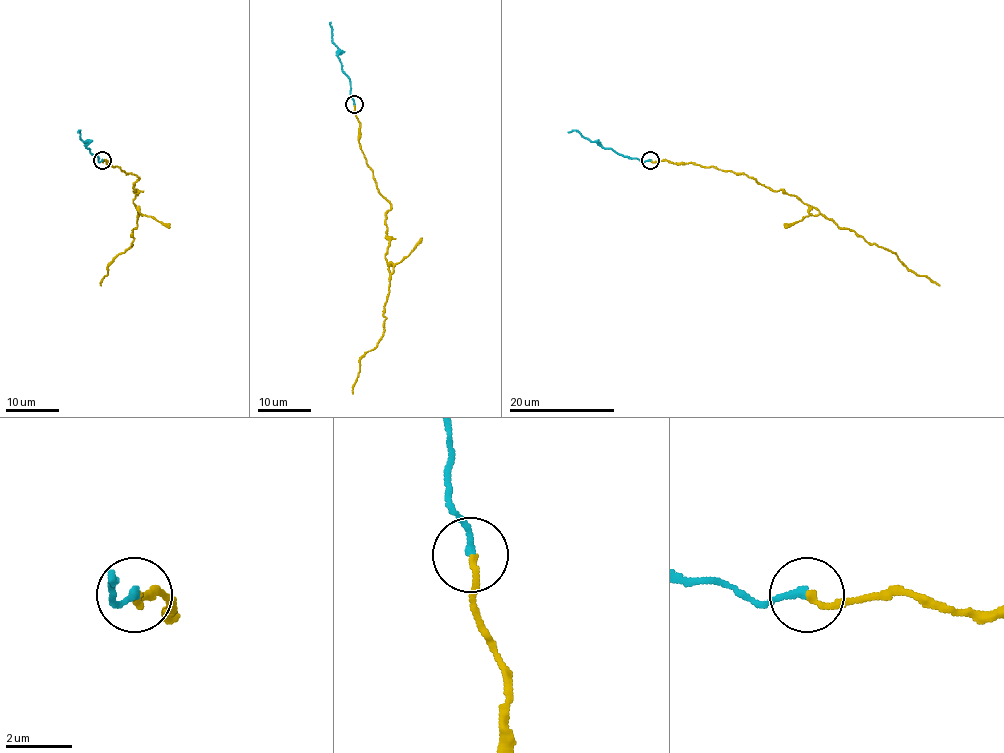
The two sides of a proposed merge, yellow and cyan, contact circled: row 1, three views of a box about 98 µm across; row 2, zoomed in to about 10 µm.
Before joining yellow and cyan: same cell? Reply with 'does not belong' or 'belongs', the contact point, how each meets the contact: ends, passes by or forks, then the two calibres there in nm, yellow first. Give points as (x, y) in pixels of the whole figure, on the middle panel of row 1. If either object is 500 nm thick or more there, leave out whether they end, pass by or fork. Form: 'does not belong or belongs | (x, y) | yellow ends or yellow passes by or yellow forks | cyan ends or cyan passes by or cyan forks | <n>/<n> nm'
belongs | (354, 104) | yellow ends | cyan ends | 190/220 nm

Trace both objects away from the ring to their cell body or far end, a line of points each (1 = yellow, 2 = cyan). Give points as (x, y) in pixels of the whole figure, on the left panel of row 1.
1: (102, 160), (138, 177), (134, 184), (136, 194), (132, 202), (138, 211), (132, 245), (107, 267), (101, 285)
2: (102, 160), (90, 152), (80, 131), (77, 132)

